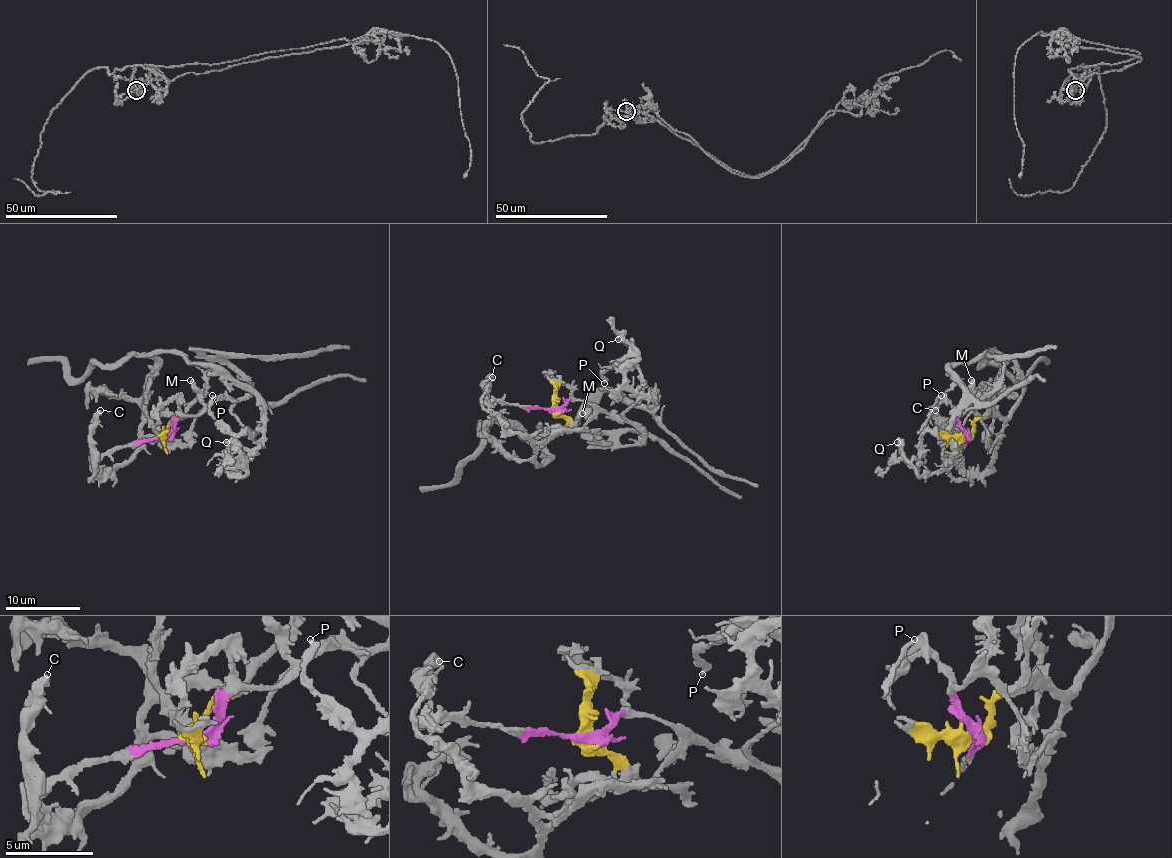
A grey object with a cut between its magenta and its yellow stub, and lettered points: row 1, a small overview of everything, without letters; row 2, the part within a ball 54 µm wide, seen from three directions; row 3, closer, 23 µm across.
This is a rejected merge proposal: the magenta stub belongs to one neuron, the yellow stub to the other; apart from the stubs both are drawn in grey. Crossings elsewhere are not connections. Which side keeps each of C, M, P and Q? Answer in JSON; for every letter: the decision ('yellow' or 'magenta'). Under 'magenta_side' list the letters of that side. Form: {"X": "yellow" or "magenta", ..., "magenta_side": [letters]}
{"C": "yellow", "M": "magenta", "P": "magenta", "Q": "yellow", "magenta_side": ["M", "P"]}

